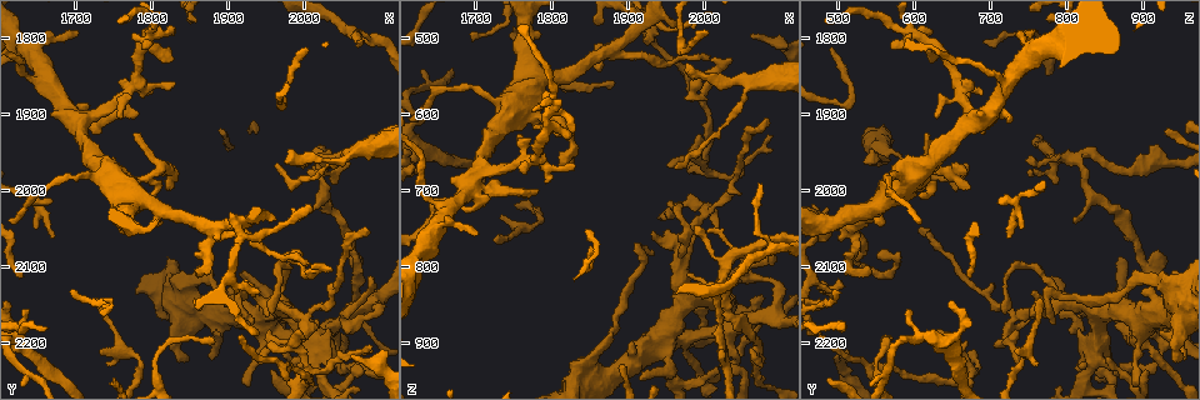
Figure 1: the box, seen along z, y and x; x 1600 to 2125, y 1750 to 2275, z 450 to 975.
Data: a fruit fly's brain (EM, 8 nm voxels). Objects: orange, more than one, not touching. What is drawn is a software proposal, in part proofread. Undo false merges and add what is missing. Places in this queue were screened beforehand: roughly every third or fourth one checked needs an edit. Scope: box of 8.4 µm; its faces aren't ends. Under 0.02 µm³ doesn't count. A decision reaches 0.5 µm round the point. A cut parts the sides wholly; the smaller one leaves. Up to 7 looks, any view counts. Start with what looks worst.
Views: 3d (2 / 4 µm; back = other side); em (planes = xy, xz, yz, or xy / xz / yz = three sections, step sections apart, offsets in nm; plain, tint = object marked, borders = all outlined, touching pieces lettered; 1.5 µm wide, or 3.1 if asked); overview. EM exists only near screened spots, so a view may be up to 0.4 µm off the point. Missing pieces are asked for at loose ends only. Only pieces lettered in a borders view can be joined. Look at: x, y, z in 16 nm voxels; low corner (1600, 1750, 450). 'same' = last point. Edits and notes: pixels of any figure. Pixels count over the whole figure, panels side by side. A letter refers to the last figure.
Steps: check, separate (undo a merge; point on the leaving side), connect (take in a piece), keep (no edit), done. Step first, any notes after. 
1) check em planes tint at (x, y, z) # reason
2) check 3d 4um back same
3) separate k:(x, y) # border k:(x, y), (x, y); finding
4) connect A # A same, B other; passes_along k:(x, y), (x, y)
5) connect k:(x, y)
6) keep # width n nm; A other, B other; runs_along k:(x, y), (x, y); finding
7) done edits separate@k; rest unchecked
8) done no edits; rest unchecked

check 3d 2um back at (1990, 1965, 745) # tapers out

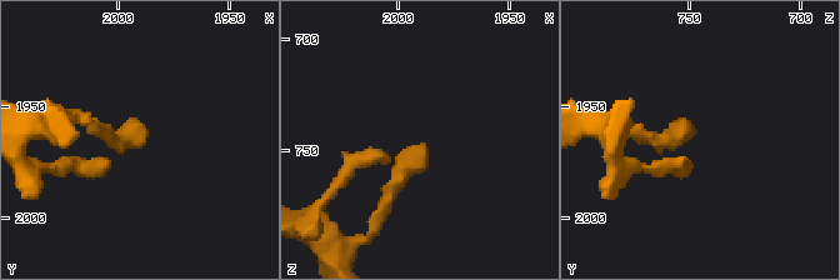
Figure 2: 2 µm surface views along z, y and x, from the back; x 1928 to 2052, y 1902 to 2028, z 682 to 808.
check em xz step 8 borders at (1988, 1962, 745)

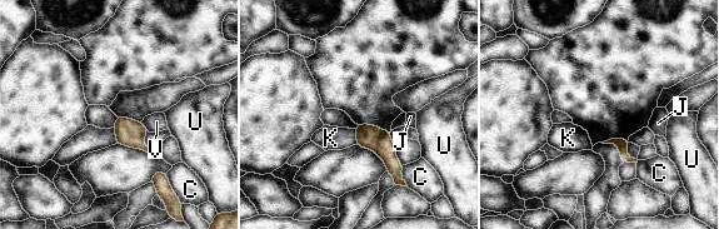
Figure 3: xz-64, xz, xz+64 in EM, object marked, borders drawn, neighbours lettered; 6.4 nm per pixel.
check em planes borders same # cut it another way

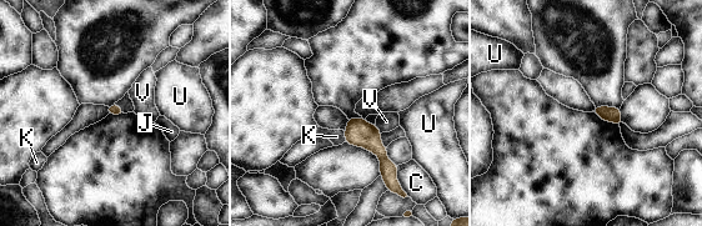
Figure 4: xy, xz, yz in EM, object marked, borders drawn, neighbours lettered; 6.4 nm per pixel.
keep # C other, J other, K other, U other, V other; none of them fits

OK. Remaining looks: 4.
check em planes borders at (2075, 1805, 690) # tapers out

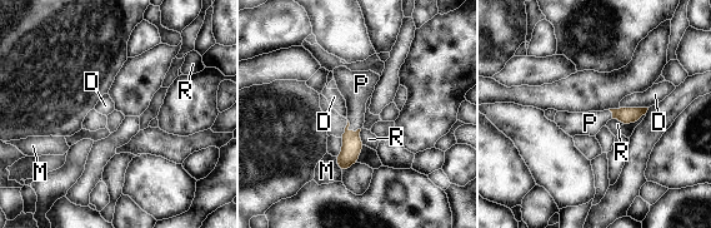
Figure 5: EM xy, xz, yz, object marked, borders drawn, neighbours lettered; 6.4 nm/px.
connect P # width 90 nm; D other, M other, P same, R other; passes_along 5:(351, 142), (349, 130), (356, 93); it goes on there

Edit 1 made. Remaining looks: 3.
check overview # redraw

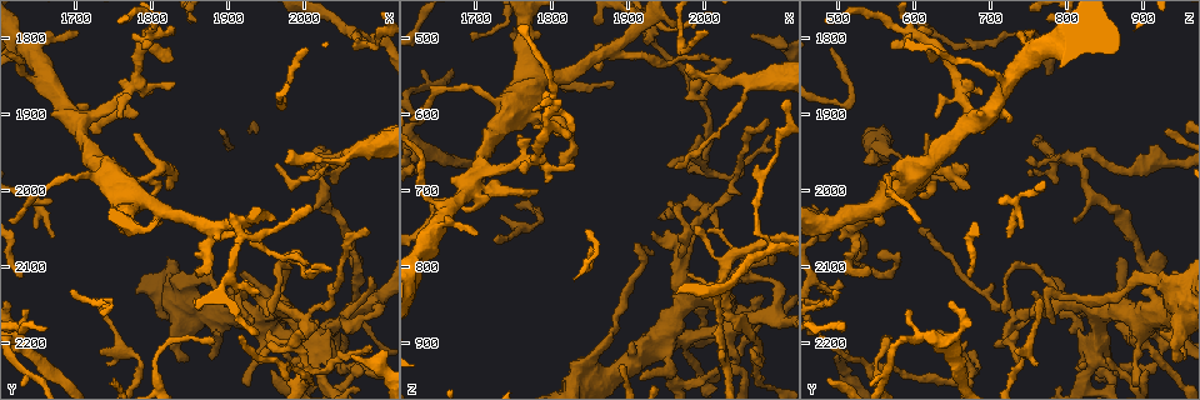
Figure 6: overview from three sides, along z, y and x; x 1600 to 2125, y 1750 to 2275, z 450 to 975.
check 3d 2um at (1975, 1965, 535) # free end

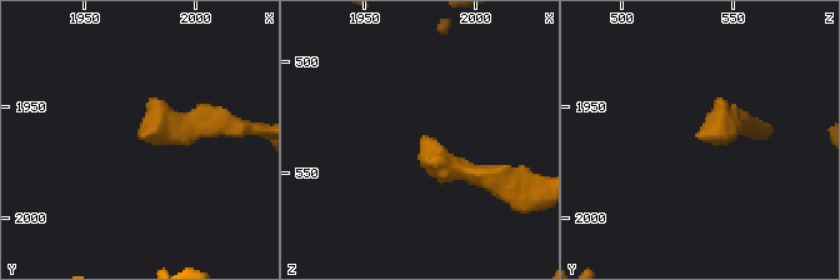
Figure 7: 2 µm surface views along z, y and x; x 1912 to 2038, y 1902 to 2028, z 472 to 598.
check em planes borders at (1977, 1964, 536) # now the EM

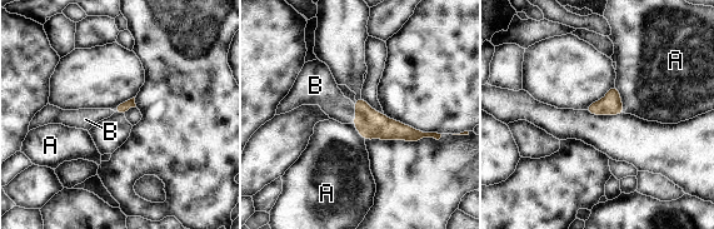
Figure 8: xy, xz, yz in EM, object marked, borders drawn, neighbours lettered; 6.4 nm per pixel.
connect B # longest_contact A 190 nm; A other, B same; it goes on there

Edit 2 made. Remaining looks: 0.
done edits connect@5, connect@8; rest unchecked

